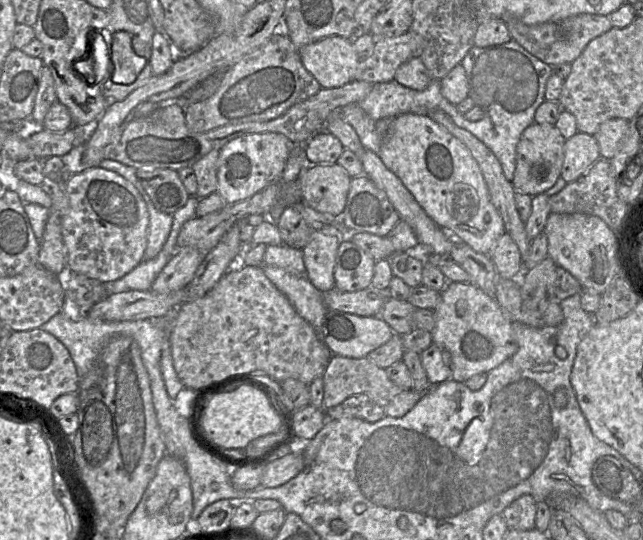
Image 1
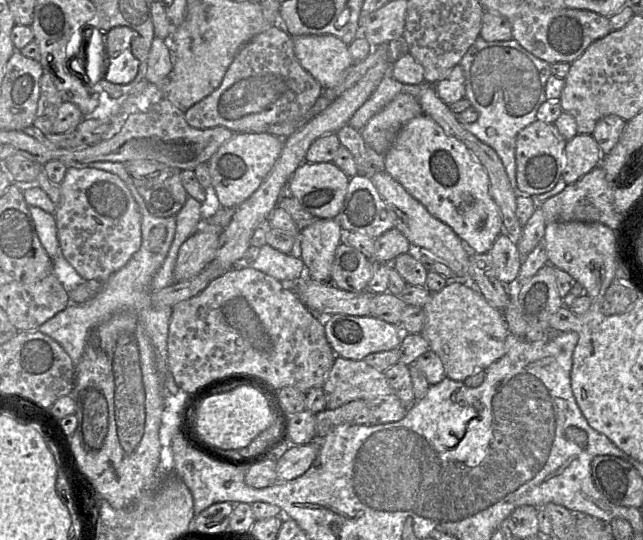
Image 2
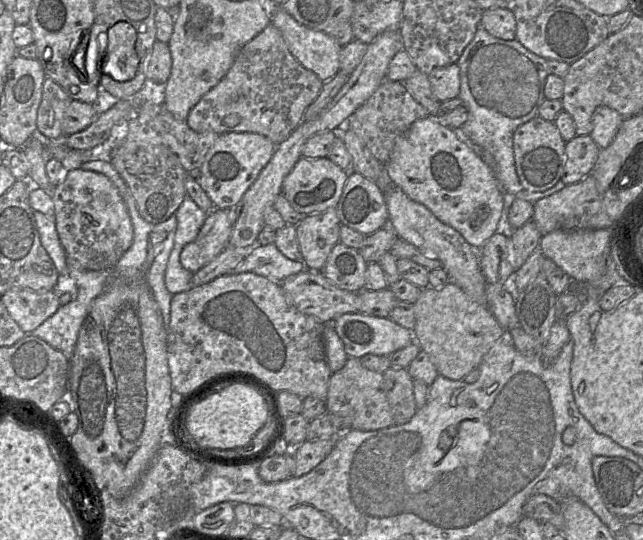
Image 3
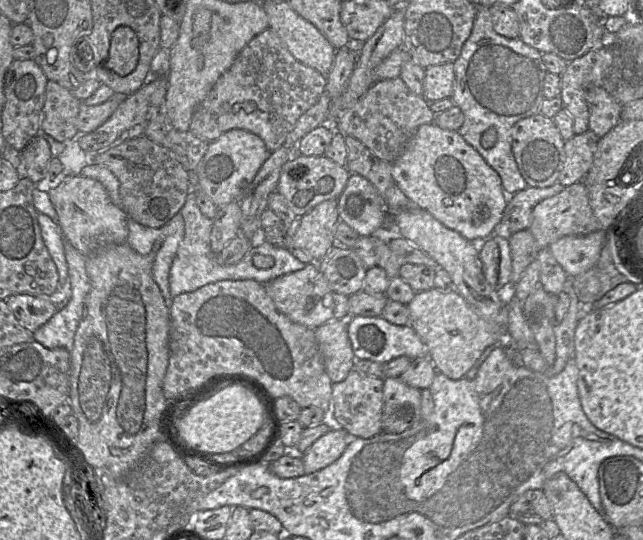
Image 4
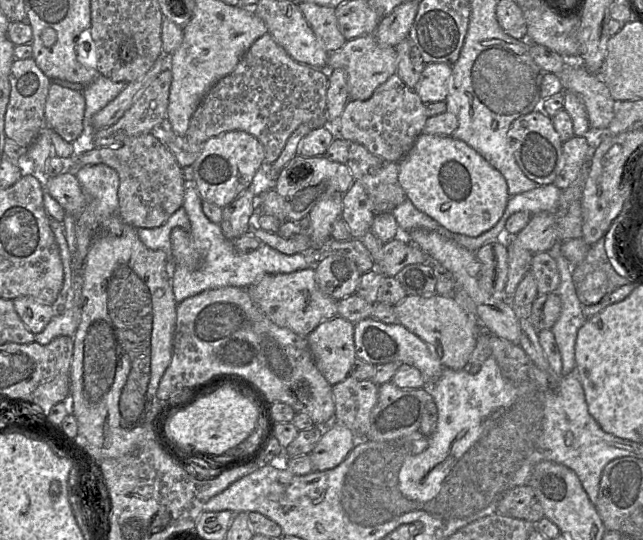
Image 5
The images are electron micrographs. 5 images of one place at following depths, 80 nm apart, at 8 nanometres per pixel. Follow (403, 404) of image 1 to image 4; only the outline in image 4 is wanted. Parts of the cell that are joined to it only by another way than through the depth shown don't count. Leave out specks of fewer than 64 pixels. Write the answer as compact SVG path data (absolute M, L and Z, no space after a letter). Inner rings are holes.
M353 368L345 380L332 384L331 399L329 419L336 427L345 430L350 437L368 439L382 433L383 378L367 376Z

